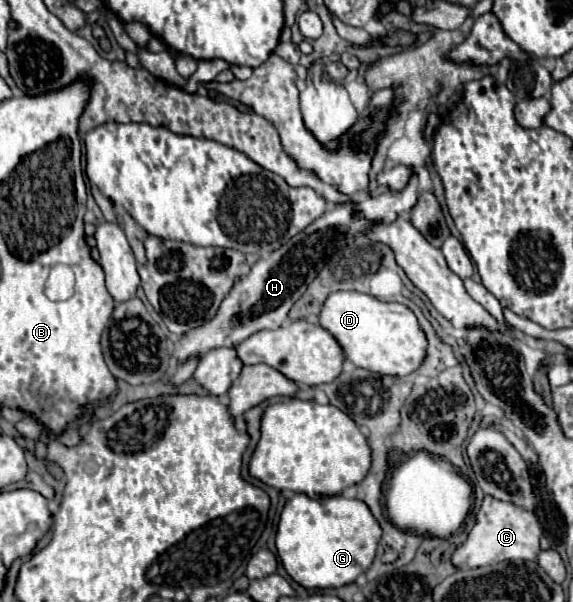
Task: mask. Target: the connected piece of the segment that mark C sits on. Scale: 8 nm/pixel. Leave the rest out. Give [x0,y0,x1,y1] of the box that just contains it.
[451,496,541,568]

